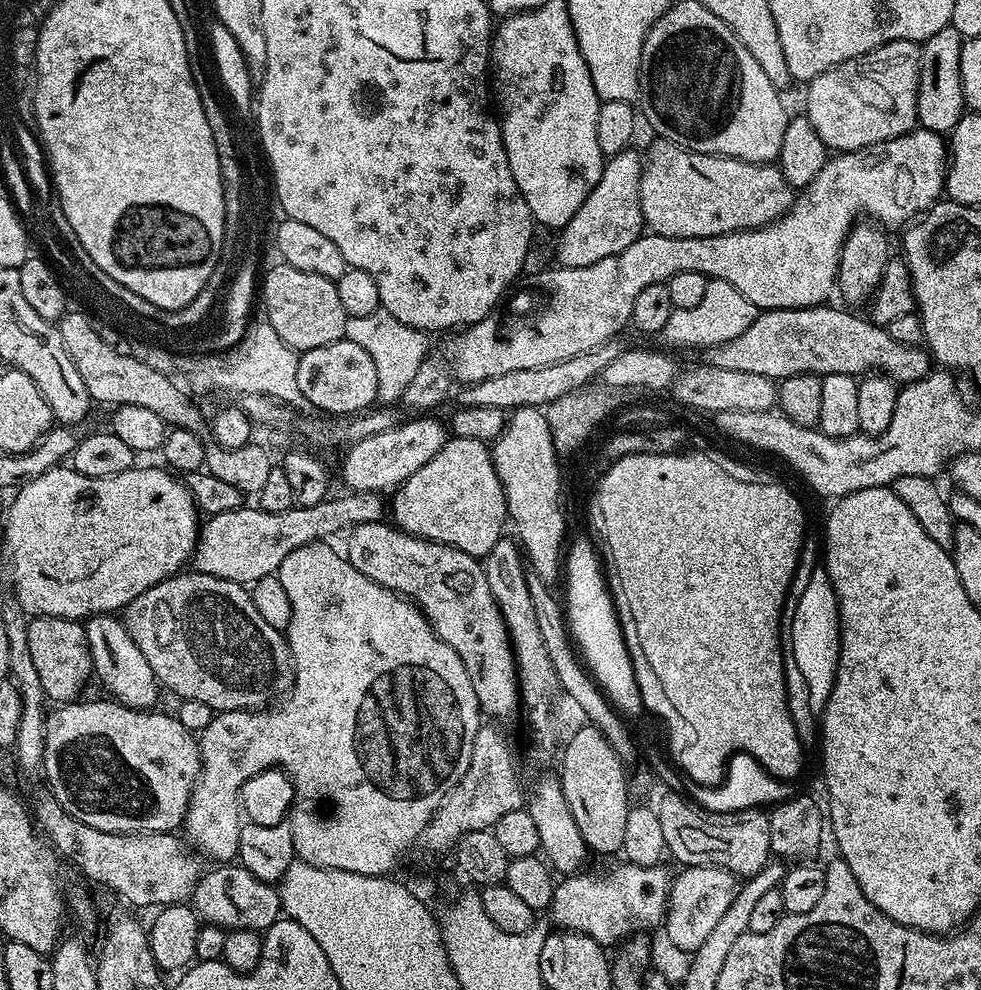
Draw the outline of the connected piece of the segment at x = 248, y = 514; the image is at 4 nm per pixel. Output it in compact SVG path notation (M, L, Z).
M349 491L344 495L348 496L333 495L318 502L318 506L294 506L281 512L264 512L258 506L241 506L226 510L226 514L207 517L196 538L195 571L251 586L262 578L279 573L282 558L298 550L298 546L324 542L332 538L328 536L347 533L359 524L385 519L386 500L381 493Z

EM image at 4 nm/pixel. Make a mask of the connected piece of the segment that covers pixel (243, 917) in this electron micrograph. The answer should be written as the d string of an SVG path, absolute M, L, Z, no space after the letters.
M228 862L213 868L216 868L213 872L205 871L201 875L190 897L190 903L201 921L217 924L225 930L249 928L263 933L281 919L280 894L276 884L267 884L254 878L250 870L241 868L236 862Z

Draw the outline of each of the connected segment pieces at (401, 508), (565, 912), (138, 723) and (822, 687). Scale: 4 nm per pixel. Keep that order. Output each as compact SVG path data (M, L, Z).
M449 438L442 450L418 470L418 474L410 474L410 478L395 489L393 500L390 500L390 520L403 532L417 536L420 540L433 540L446 546L454 546L466 554L483 558L490 550L494 550L494 542L505 535L506 505L504 503L504 487L497 480L496 471L490 462L490 452L473 440L457 440Z
M620 862L609 872L588 871L565 875L557 883L550 909L557 929L581 932L602 945L616 946L625 938L648 930L644 928L659 929L663 925L664 913L668 910L668 891L672 885L672 876L664 866Z
M111 698L104 700L84 700L64 702L57 712L49 711L44 722L44 766L42 776L48 779L47 791L62 806L66 814L74 814L78 822L86 822L86 826L94 826L94 830L107 832L170 832L175 833L183 825L184 816L188 813L188 799L192 797L192 787L200 779L200 746L197 737L176 720L175 715L168 716L161 710L141 710L127 708L125 704L117 704Z
M817 566L800 598L795 614L790 619L788 631L793 639L794 658L798 670L809 688L810 710L823 715L830 690L833 689L840 660L840 612L837 606L836 591L829 580L829 574L822 566Z

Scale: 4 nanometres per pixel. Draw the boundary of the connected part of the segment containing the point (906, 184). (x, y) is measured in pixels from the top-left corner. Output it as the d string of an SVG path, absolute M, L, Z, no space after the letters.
M917 127L915 130L907 132L904 136L894 137L893 140L883 140L881 144L872 144L869 148L859 148L853 152L841 152L833 155L824 163L822 170L818 170L818 178L814 178L814 182L810 182L807 188L803 189L793 199L792 205L788 207L787 212L778 217L772 224L764 224L761 228L742 232L725 232L723 236L711 236L710 238L666 238L665 236L655 234L642 234L634 242L630 242L630 246L626 246L626 250L622 250L618 254L610 254L610 258L602 258L602 262L594 262L594 266L578 266L577 268L552 266L549 272L541 274L540 280L544 283L541 288L532 288L529 292L513 291L511 293L511 296L513 295L512 301L510 301L510 296L507 303L495 314L487 316L482 322L477 324L469 324L467 328L457 335L460 337L457 338L456 345L452 348L450 371L461 385L467 386L482 382L486 378L494 378L497 374L507 374L510 370L530 370L534 366L550 366L554 362L562 362L566 358L574 358L583 352L601 348L603 344L615 341L617 339L616 335L624 327L626 329L629 327L630 317L634 310L634 298L638 298L638 294L642 294L642 290L646 290L646 286L665 283L670 278L674 278L674 274L686 274L686 270L694 270L694 274L702 274L709 278L730 282L730 286L734 286L734 290L738 290L738 294L742 294L742 298L749 300L758 310L770 308L815 308L823 305L827 301L824 299L831 292L833 295L834 289L837 287L838 277L836 271L840 265L840 248L844 245L844 240L848 237L848 231L851 230L853 223L861 218L868 217L885 229L903 229L905 225L927 212L933 204L941 199L942 193L946 188L946 169L949 159L950 152L946 147L945 137L939 132L931 132L925 128Z

